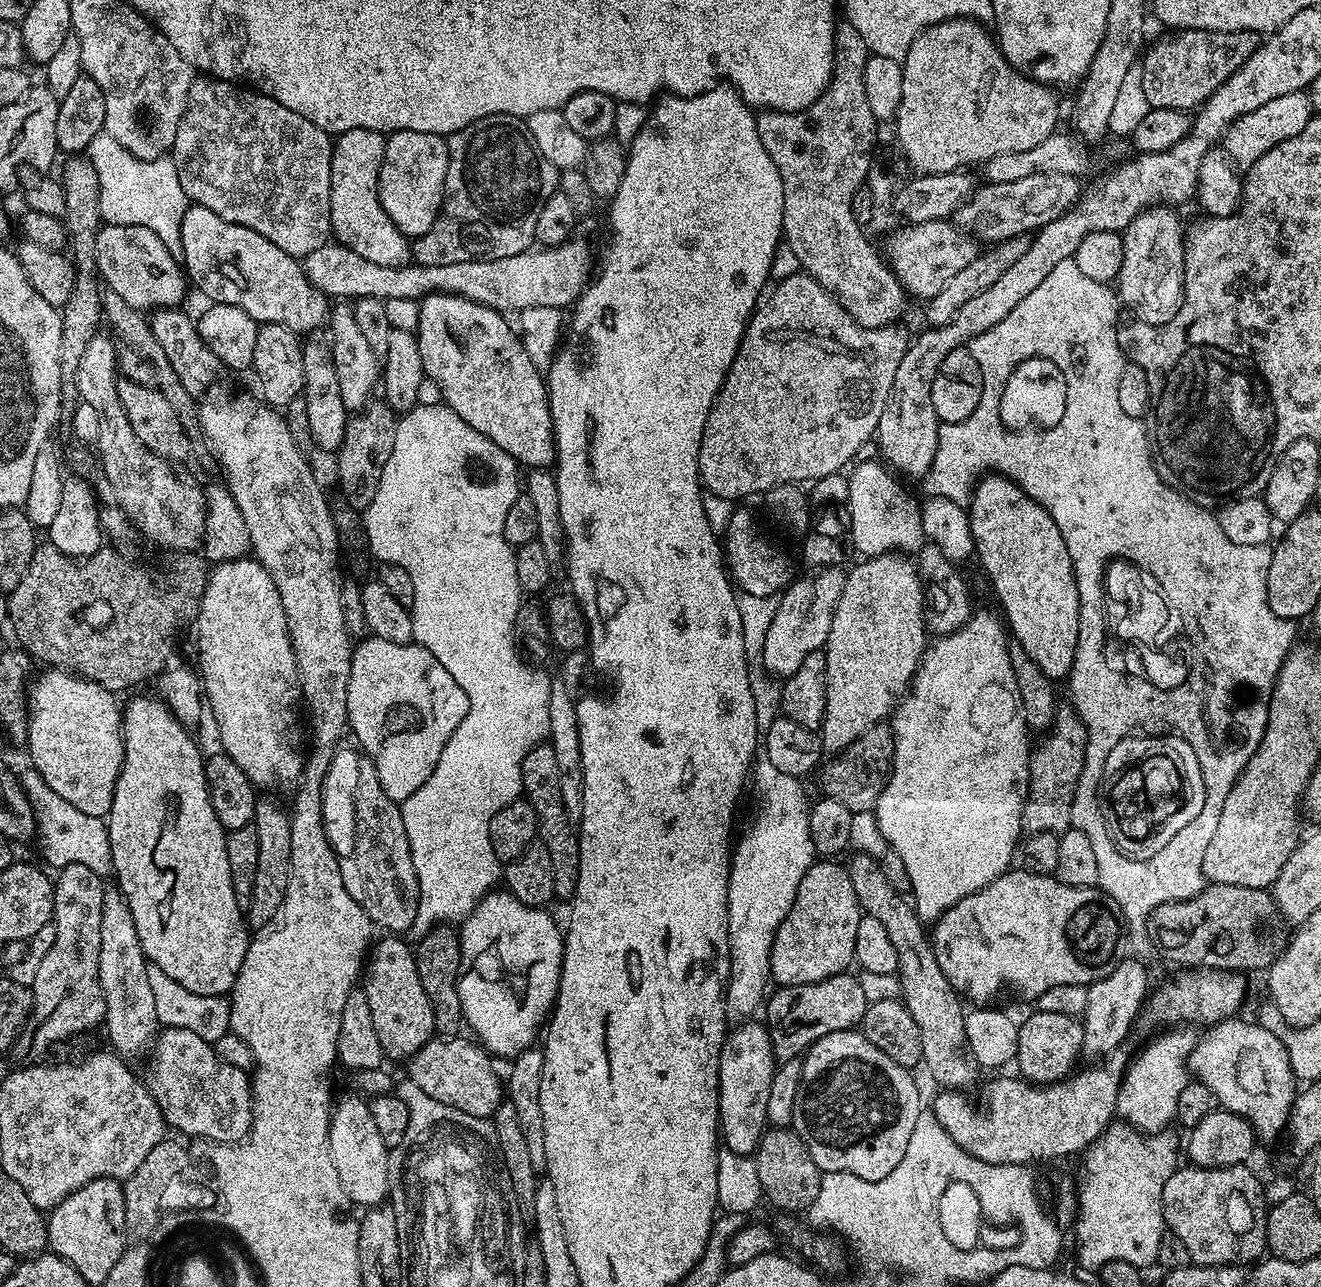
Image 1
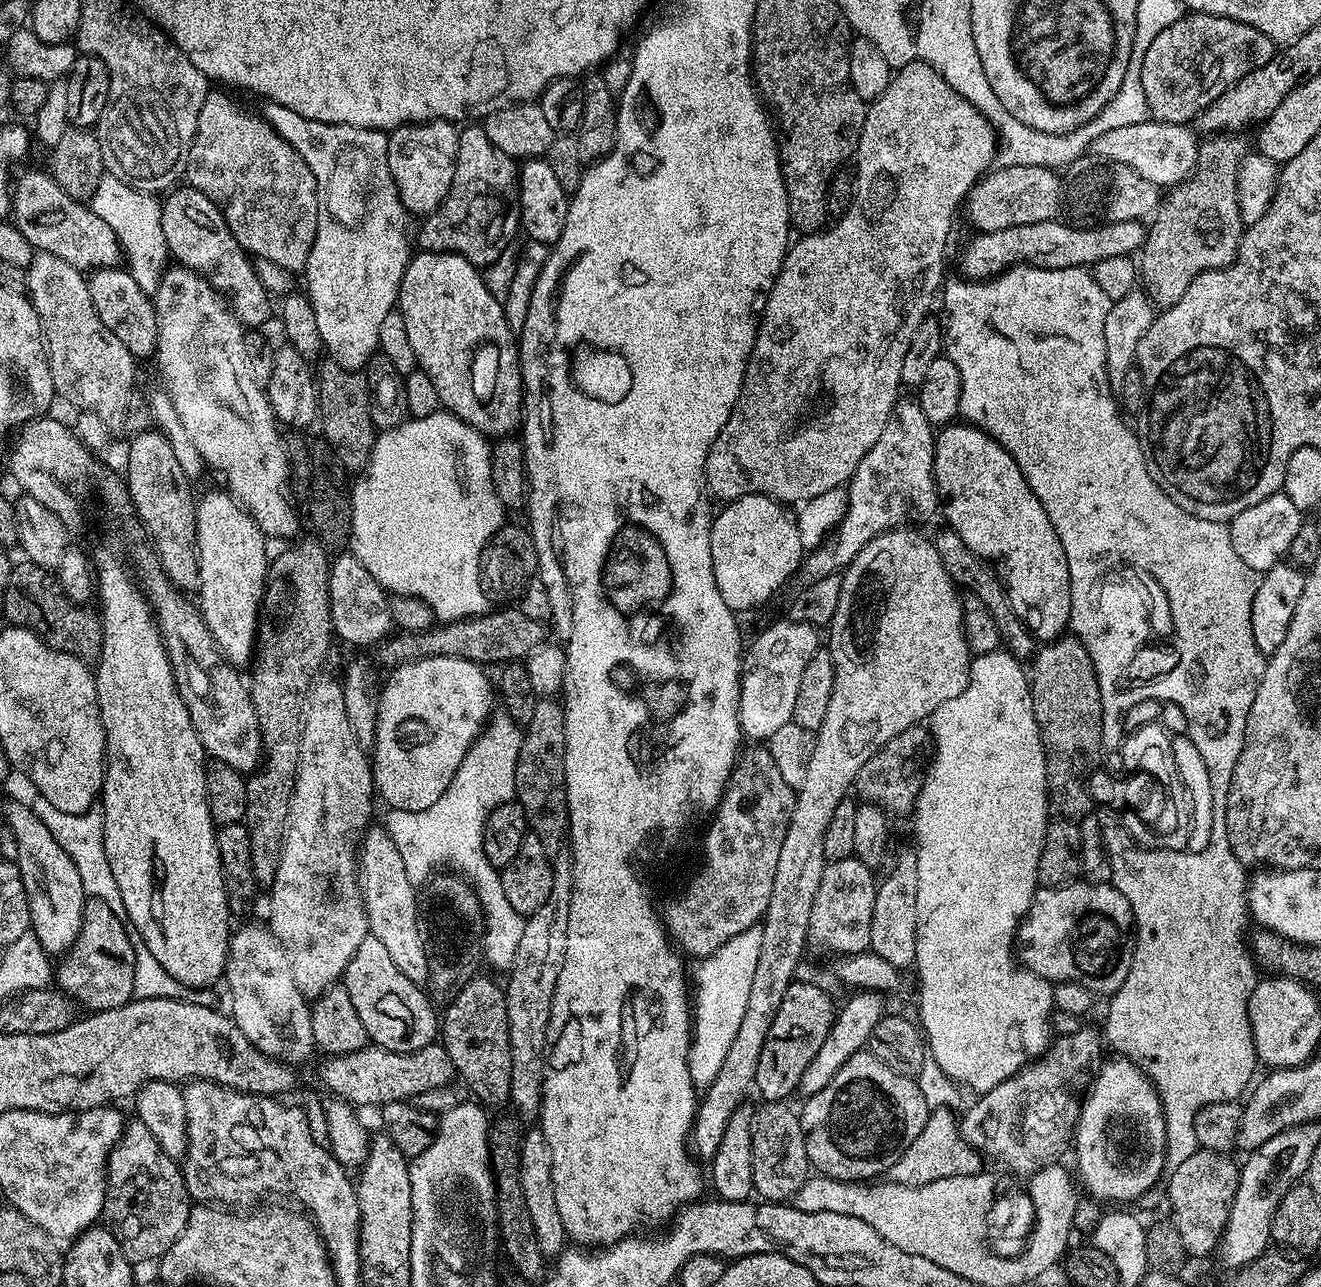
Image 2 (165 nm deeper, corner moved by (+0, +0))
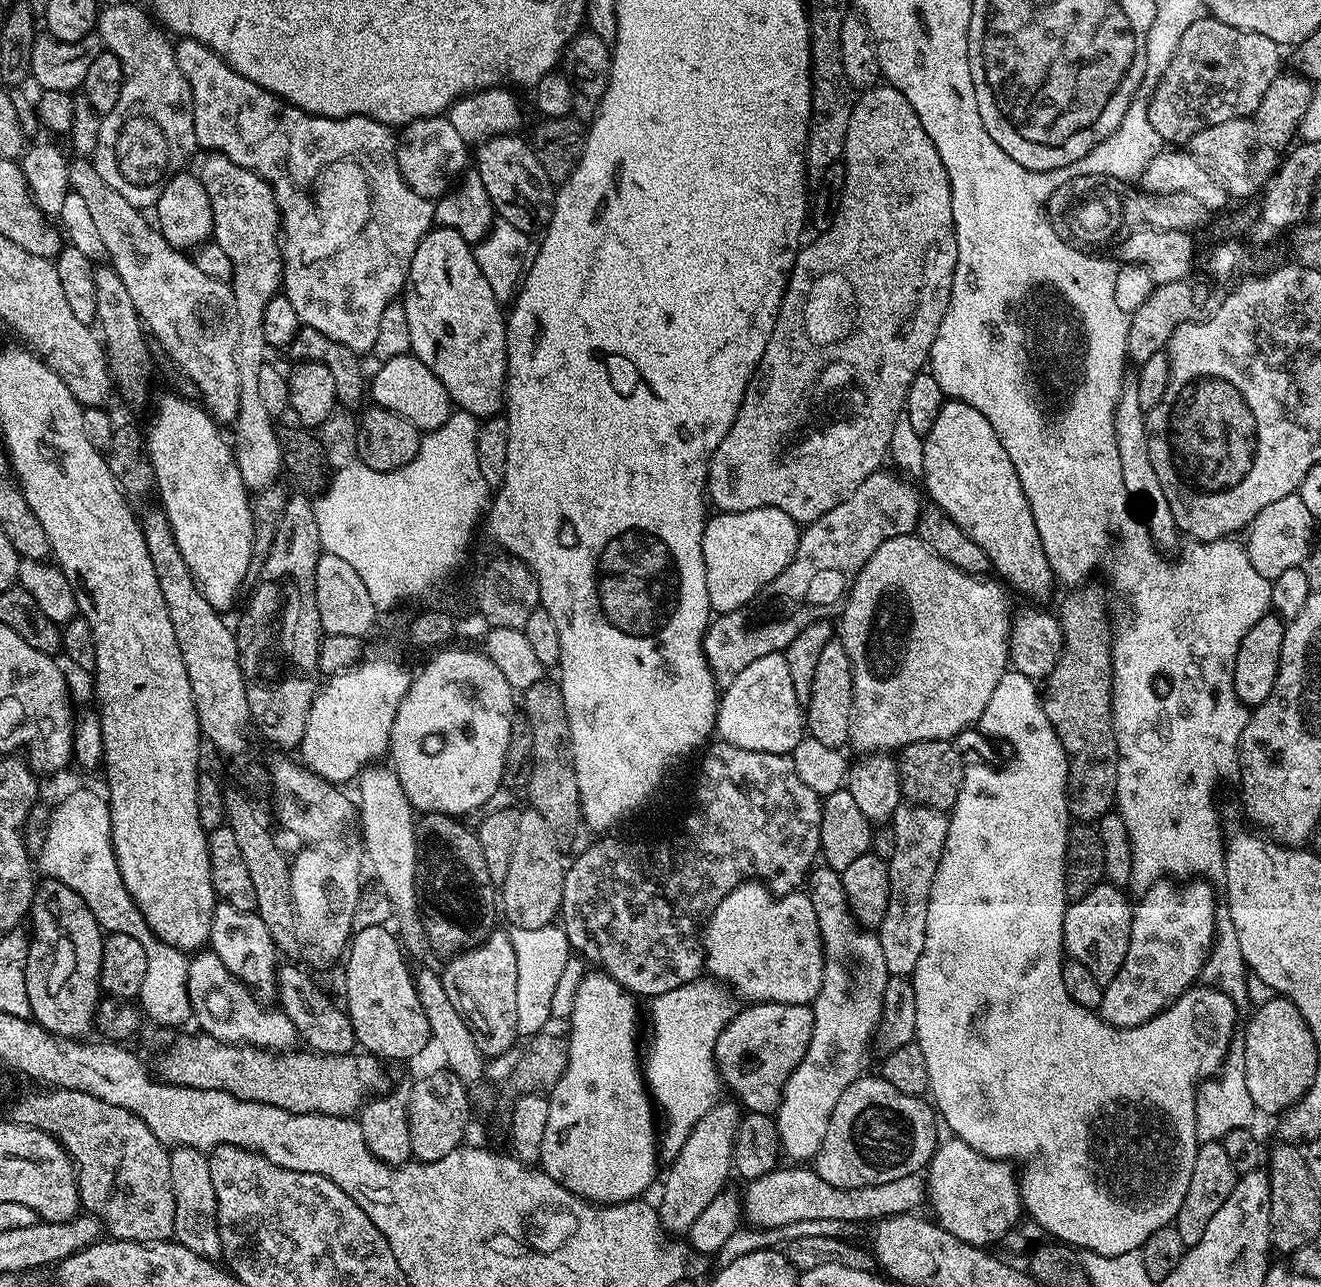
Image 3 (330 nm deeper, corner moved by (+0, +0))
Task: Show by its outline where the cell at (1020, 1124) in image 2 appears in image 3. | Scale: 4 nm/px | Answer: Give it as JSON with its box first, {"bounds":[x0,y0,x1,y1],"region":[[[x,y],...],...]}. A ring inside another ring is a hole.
{"bounds":[926,1140,1022,1246],"region":[[[961,1140],[943,1141],[926,1169],[926,1200],[932,1203],[931,1215],[936,1223],[967,1244],[992,1246],[988,1244],[1003,1241],[1022,1216],[1020,1185],[1012,1168],[1011,1163],[991,1160]]]}

